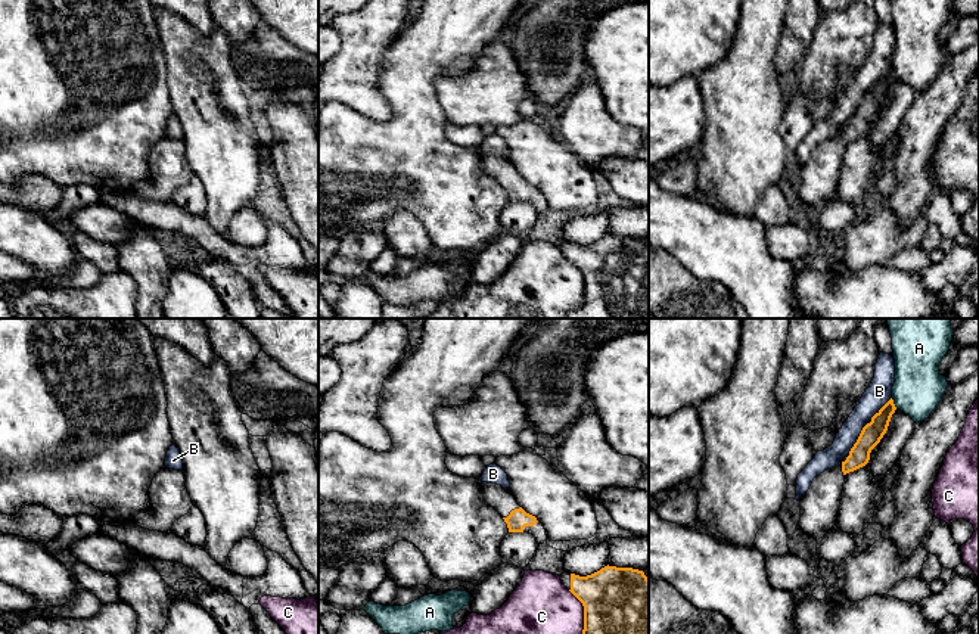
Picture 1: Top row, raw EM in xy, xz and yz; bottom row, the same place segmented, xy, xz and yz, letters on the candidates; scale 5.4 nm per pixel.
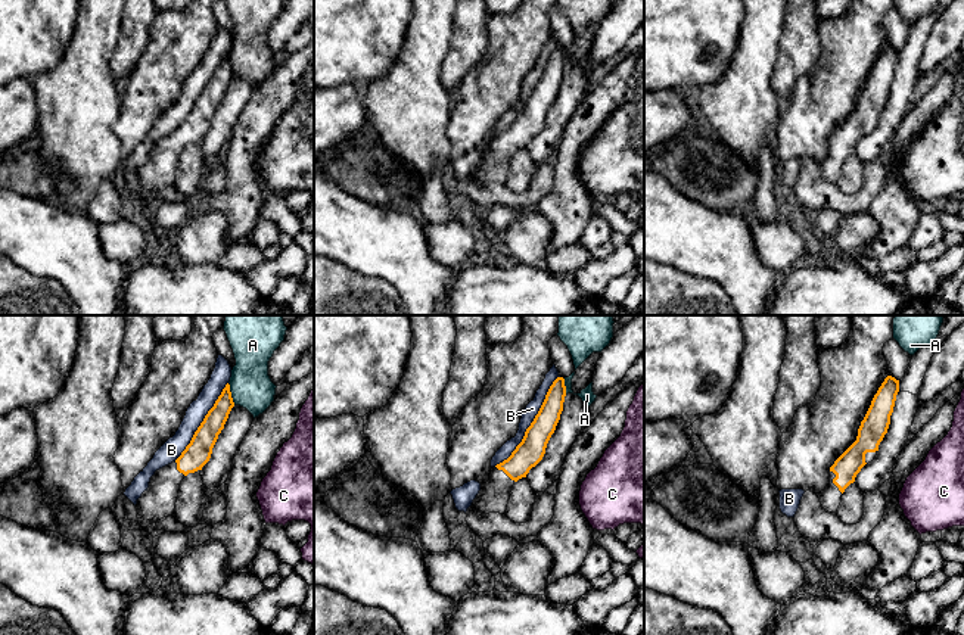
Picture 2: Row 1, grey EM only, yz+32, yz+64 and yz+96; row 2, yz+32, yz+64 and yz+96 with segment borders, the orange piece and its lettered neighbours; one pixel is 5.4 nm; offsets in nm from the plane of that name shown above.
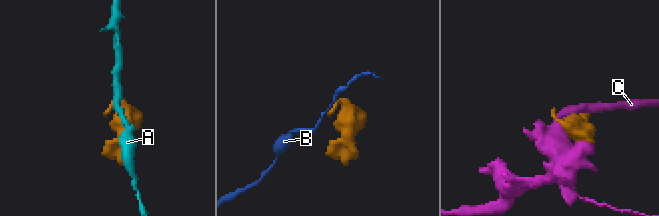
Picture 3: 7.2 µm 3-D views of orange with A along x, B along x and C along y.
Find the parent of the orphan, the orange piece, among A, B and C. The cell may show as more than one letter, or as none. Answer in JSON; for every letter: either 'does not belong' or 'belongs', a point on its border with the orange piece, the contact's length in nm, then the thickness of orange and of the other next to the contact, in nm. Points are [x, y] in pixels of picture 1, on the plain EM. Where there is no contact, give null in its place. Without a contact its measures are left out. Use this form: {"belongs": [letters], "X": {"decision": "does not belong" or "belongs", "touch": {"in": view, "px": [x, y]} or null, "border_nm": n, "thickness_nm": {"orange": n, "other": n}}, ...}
{"belongs": [], "A": {"decision": "does not belong", "touch": {"in": "yz", "px": [894, 74]}, "border_nm": 70, "thickness_nm": {"orange": 120, "other": 260}}, "B": {"decision": "does not belong", "touch": {"in": "yz", "px": [858, 108]}, "border_nm": 190, "thickness_nm": {"orange": 120, "other": 130}}, "C": {"decision": "does not belong", "touch": {"in": "xz", "px": [584, 289]}, "border_nm": 320, "thickness_nm": {"orange": 500, "other": 420}}}

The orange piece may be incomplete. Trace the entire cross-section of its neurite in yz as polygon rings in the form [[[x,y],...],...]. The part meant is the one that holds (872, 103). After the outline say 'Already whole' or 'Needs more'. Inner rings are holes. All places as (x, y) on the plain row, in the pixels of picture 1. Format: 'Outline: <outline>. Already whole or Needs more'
Outline: [[[891,68],[863,97],[846,130],[815,146],[806,164],[798,170],[799,196],[805,203],[818,211],[836,195],[845,144],[868,133],[870,122],[886,103],[895,80]]]. Needs more

